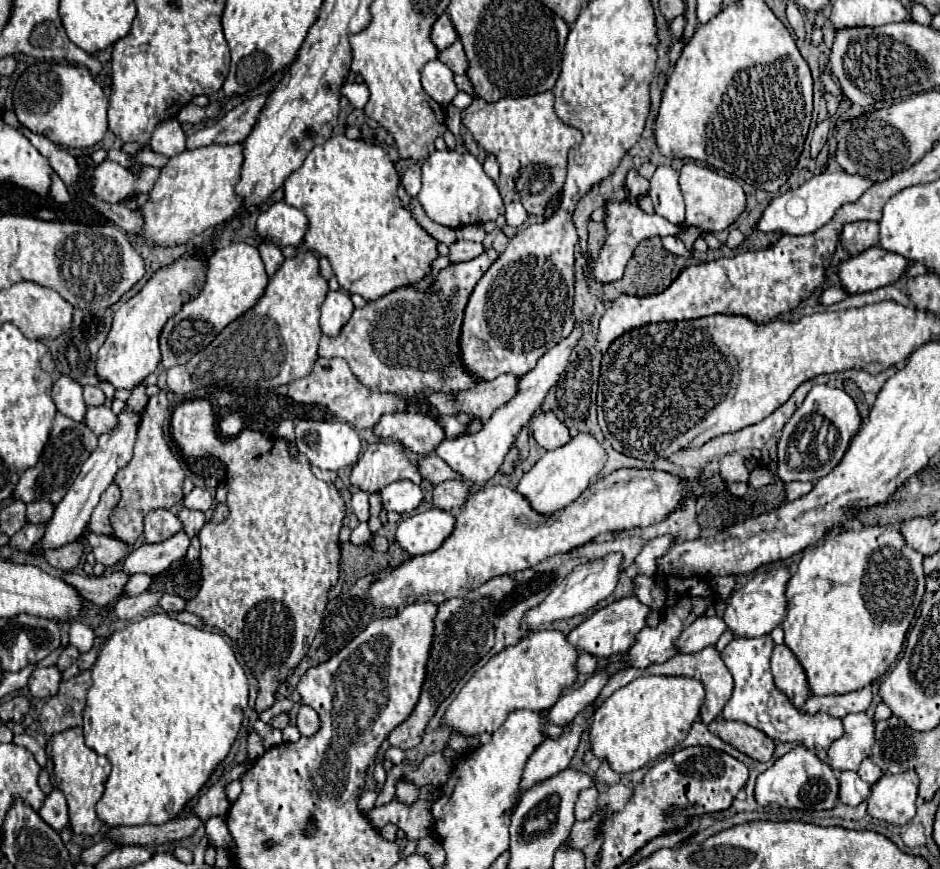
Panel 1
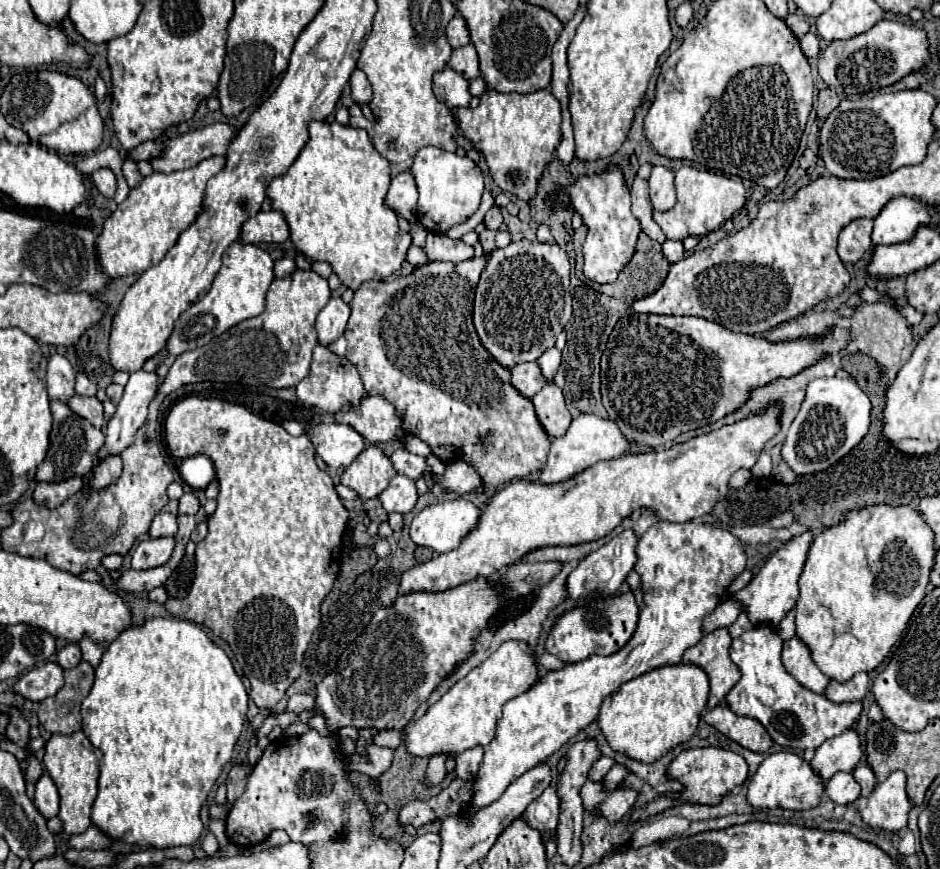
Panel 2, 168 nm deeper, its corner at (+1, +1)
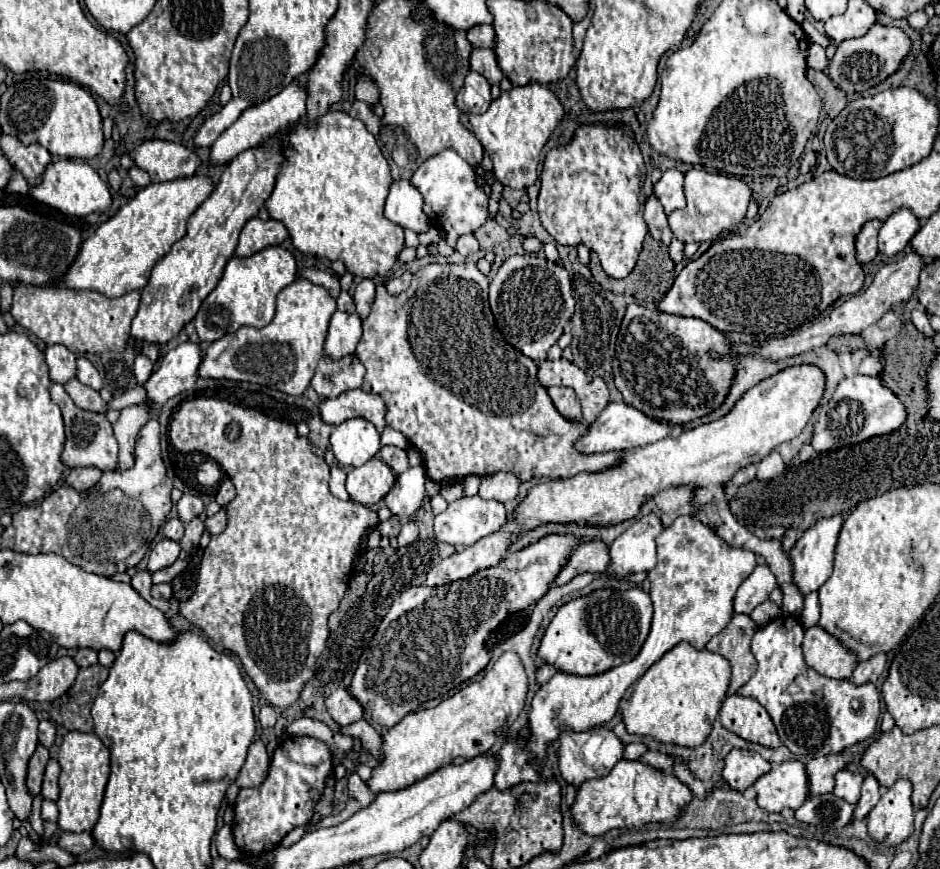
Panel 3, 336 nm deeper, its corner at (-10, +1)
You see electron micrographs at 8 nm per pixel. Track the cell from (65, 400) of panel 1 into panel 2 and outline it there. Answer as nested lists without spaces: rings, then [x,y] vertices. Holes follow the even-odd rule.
[[[52,354],[46,368],[46,390],[50,398],[68,402],[74,394],[74,368],[62,354]]]

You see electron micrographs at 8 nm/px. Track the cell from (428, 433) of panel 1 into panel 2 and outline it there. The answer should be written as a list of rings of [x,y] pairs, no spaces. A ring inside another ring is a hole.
[[[366,396],[358,406],[350,406],[346,412],[332,412],[330,416],[336,422],[350,424],[372,444],[394,442],[394,436],[404,434],[394,406],[380,396]]]

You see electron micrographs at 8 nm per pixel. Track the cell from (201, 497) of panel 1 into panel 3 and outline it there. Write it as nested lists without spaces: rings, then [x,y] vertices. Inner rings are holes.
[[[183,494],[183,498],[177,502],[177,512],[179,512],[179,520],[183,524],[191,522],[195,516],[201,516],[205,510],[203,502],[199,496],[195,494]]]

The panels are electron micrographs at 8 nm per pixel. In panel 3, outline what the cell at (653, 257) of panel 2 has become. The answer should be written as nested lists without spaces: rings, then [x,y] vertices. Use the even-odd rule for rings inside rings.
[[[647,234],[647,238],[645,238],[645,242],[643,242],[643,250],[641,250],[641,254],[639,254],[639,260],[637,260],[637,266],[633,268],[633,272],[627,276],[627,278],[623,278],[623,280],[615,280],[615,278],[609,278],[603,270],[601,270],[601,266],[599,266],[599,258],[595,252],[590,252],[590,262],[589,262],[589,270],[591,270],[591,274],[593,278],[595,278],[596,282],[599,282],[605,290],[611,290],[613,294],[631,294],[631,296],[635,296],[639,302],[659,302],[665,294],[667,294],[667,290],[673,286],[673,280],[675,280],[675,264],[673,264],[673,260],[671,260],[671,256],[669,256],[669,248],[667,246],[663,246],[663,242],[657,242],[657,240],[653,240],[649,234]]]

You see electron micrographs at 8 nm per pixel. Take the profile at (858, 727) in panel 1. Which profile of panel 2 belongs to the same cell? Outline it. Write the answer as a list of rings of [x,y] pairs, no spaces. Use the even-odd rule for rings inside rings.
[[[848,730],[836,738],[826,740],[816,748],[814,758],[810,760],[812,770],[828,782],[836,772],[852,772],[862,756],[860,740],[854,730]]]

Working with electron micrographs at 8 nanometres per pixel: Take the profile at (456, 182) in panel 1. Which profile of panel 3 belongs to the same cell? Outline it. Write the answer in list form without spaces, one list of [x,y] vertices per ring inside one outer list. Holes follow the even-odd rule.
[[[443,150],[431,158],[427,158],[417,172],[411,176],[413,186],[425,198],[425,214],[429,216],[431,226],[447,232],[447,242],[453,246],[461,234],[473,234],[489,220],[489,196],[477,184],[473,166],[455,154],[455,150]]]

